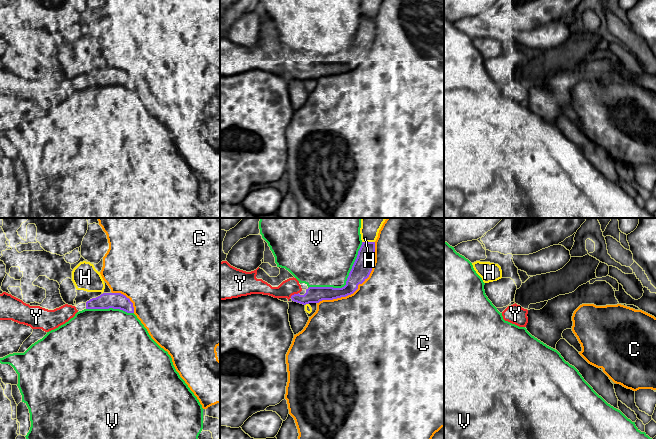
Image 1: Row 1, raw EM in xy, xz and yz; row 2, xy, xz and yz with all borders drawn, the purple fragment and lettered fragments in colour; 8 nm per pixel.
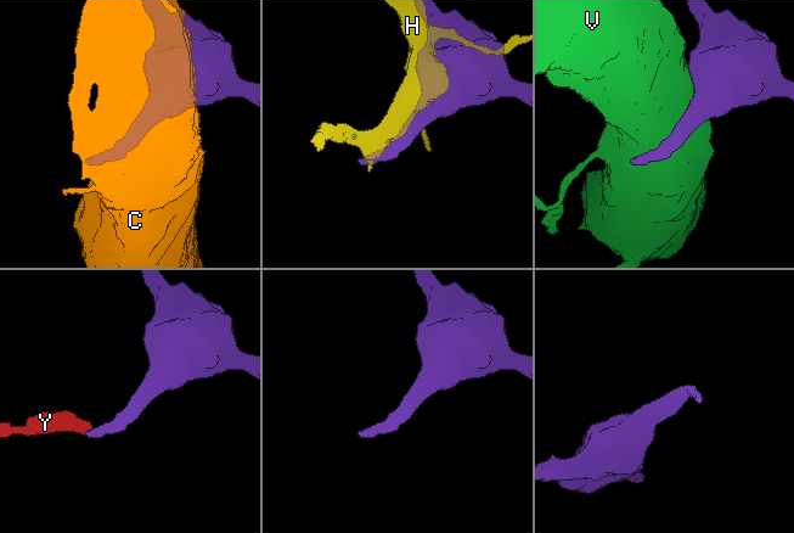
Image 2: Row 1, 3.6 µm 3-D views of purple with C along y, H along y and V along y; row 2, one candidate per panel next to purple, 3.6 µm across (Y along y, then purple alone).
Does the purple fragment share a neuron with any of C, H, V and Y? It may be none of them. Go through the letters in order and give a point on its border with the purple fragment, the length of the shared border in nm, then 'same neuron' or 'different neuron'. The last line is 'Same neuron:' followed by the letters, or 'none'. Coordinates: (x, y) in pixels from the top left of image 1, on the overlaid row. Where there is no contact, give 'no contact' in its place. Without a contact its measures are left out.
C: xz (358, 284) | 700 nm | different neuron
H: xz (368, 242) | 100 nm | different neuron
V: xz (346, 282) | 600 nm | different neuron
Y: xz (294, 294) | 80 nm | same neuron
Same neuron: Y

